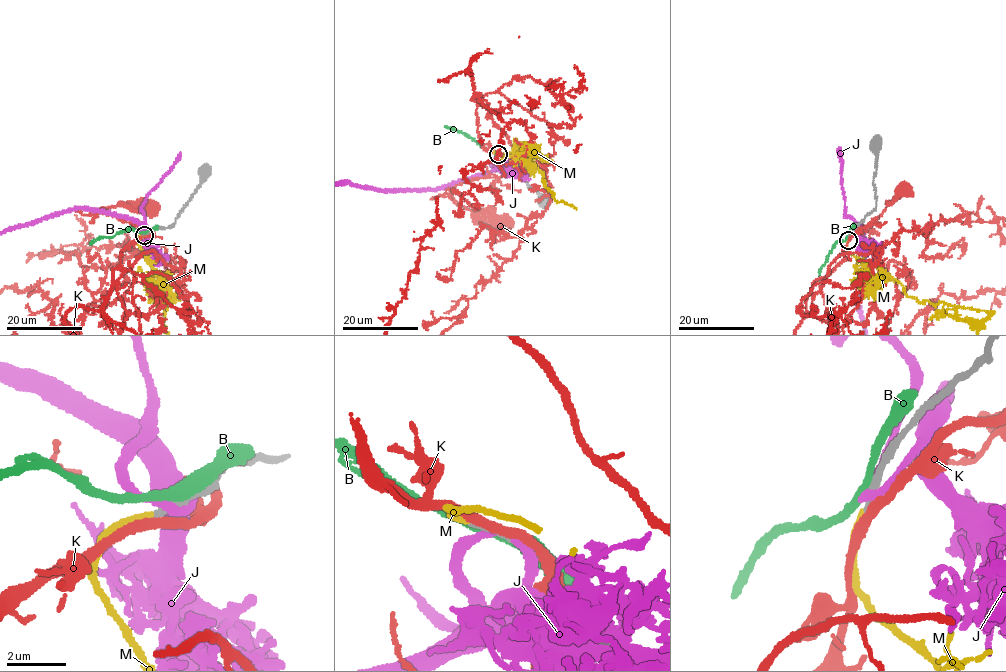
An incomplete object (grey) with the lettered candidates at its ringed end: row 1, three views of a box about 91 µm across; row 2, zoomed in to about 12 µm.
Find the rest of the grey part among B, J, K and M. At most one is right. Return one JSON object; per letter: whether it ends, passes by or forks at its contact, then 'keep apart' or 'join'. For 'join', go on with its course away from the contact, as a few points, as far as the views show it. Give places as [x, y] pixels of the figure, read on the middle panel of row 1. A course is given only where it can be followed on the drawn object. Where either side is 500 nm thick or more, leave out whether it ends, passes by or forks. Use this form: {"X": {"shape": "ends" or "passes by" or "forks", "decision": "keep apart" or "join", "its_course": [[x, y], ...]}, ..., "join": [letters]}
{"B": {"shape": "passes by", "decision": "keep apart"}, "J": {"shape": "passes by", "decision": "keep apart"}, "K": {"shape": "passes by", "decision": "keep apart"}, "M": {"shape": "ends", "decision": "join"}, "join": ["M"]}

